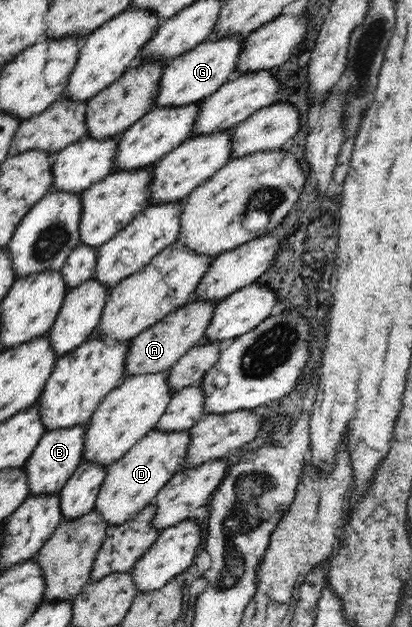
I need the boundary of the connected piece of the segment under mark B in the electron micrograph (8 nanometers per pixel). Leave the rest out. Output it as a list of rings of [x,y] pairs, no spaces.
[[[87,423],[46,431],[24,466],[29,476],[31,494],[50,494],[59,492],[65,487],[65,483],[83,461],[85,437],[87,437]]]

